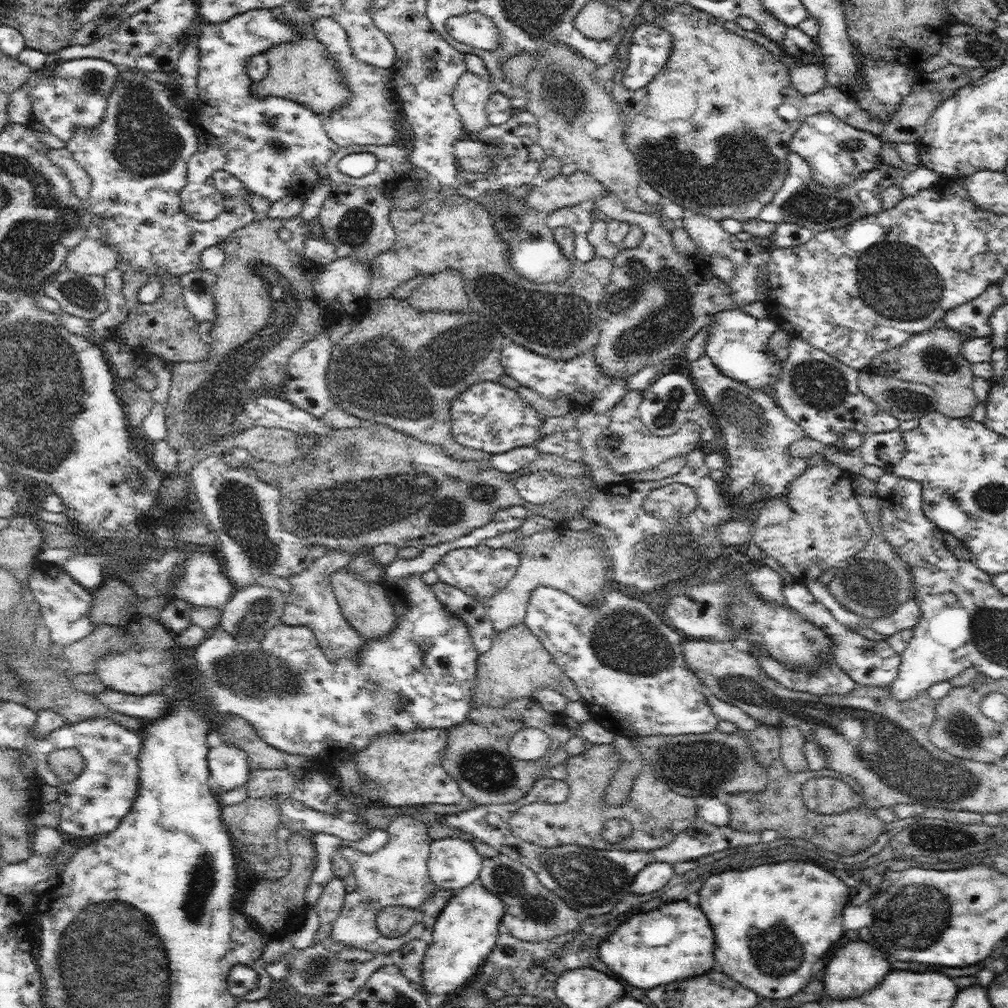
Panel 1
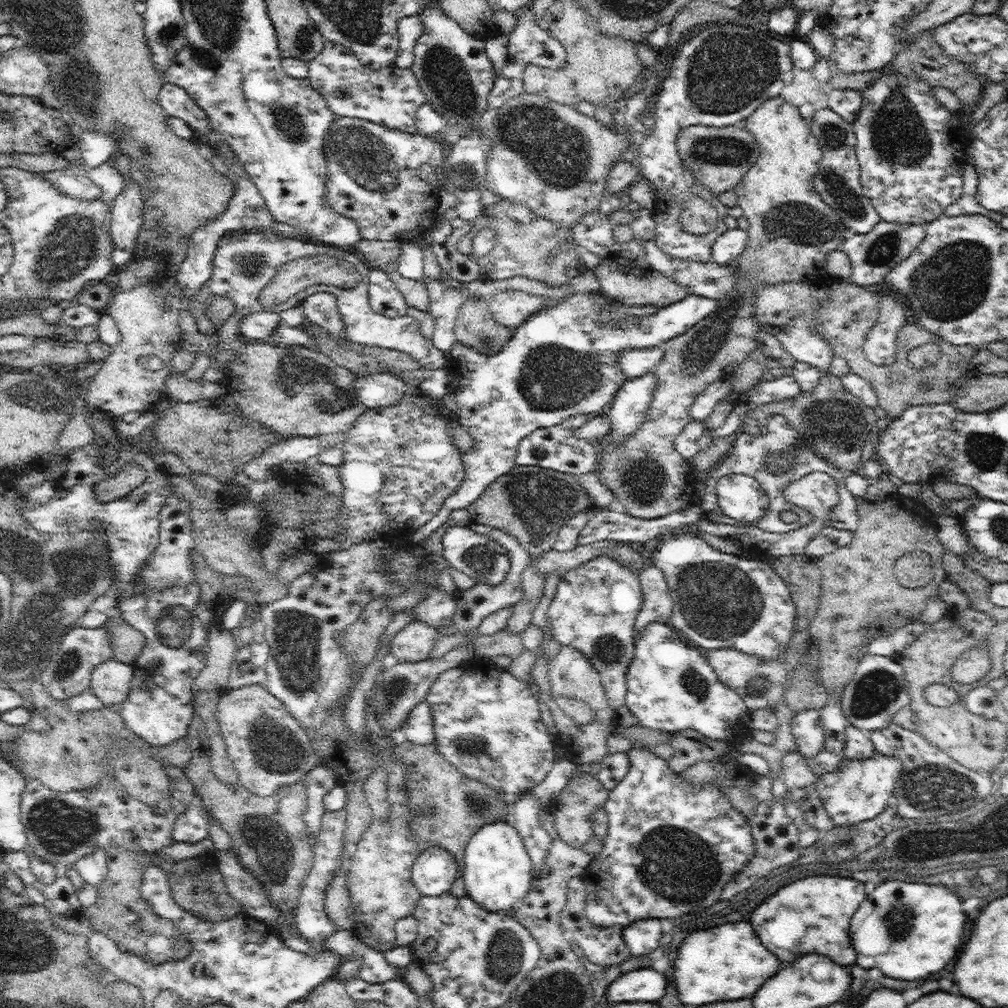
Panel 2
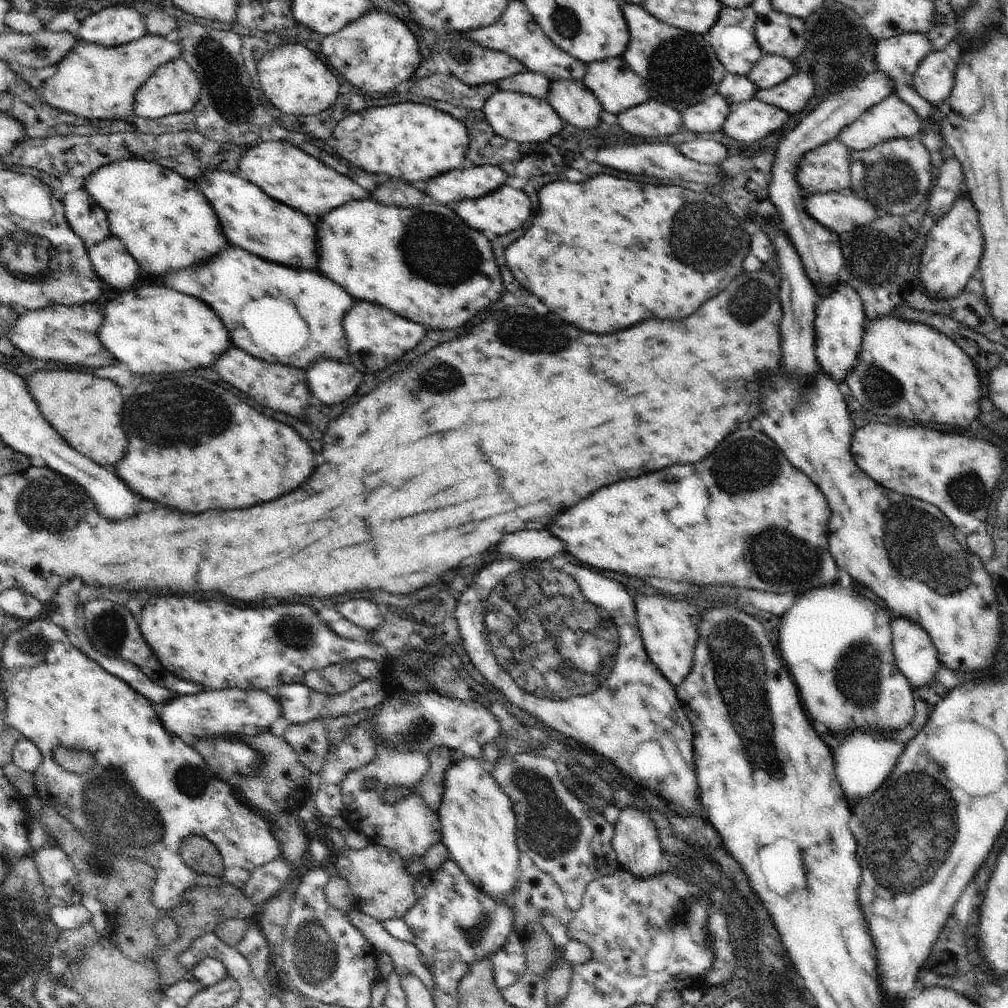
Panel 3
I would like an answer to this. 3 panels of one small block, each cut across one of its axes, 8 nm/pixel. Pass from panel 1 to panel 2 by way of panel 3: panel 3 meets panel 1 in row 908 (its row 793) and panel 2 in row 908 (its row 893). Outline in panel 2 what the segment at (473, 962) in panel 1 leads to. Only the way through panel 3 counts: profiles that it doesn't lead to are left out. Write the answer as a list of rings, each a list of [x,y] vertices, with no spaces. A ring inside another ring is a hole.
[[[502,820],[496,824],[482,826],[470,838],[465,848],[464,870],[460,876],[464,879],[466,895],[490,912],[509,912],[514,904],[528,894],[532,886],[533,864],[527,853],[526,845],[522,842],[522,837],[515,825],[512,826],[508,821]]]

